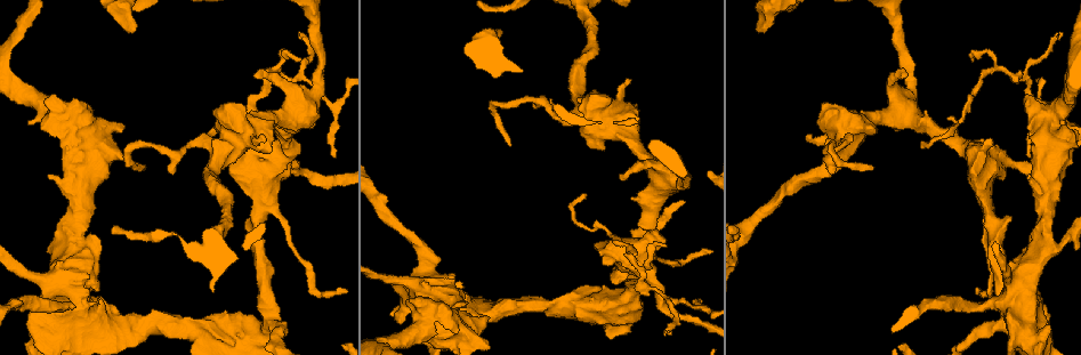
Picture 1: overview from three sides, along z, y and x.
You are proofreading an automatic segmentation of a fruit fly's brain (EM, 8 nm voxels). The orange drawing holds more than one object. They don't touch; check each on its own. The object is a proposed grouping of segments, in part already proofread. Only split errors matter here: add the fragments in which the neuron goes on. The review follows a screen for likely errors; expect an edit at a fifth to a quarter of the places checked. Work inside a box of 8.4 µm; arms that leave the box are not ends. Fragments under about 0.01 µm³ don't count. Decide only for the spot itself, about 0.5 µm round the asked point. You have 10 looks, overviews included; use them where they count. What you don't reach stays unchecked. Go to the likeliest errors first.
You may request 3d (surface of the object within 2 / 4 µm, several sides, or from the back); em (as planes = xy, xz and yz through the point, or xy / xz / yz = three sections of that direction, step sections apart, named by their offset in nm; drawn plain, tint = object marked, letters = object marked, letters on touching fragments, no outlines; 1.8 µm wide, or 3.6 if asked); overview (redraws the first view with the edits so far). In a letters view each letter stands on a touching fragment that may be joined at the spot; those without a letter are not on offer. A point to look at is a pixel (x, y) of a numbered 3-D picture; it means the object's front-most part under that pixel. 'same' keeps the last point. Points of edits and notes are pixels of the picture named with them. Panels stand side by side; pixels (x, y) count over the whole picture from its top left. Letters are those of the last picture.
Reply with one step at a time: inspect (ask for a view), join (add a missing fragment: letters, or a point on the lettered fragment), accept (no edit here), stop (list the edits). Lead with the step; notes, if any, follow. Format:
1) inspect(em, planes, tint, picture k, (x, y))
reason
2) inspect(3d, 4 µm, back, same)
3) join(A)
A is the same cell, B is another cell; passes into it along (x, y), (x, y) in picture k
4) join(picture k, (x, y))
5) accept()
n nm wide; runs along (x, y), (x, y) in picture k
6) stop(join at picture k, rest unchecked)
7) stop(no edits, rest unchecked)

inspect(em, 3.6 µm, planes, letters, picture 1, (133, 30))
free end

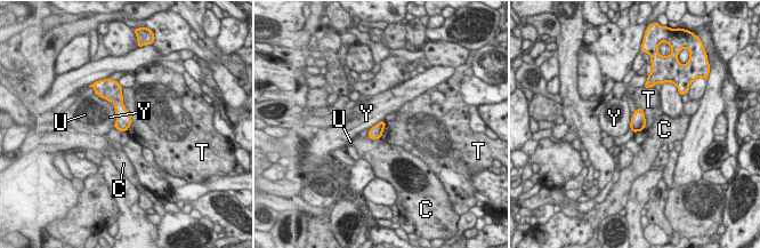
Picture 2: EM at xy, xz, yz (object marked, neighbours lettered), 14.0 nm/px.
accept()
C, T, U and Y are other cells; border along (121, 89), (131, 119), (127, 130) in picture 2; no lettered fragment goes on from it

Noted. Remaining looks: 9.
inspect(3d, 4 µm, back, picture 1, (213, 336))
sharp bend

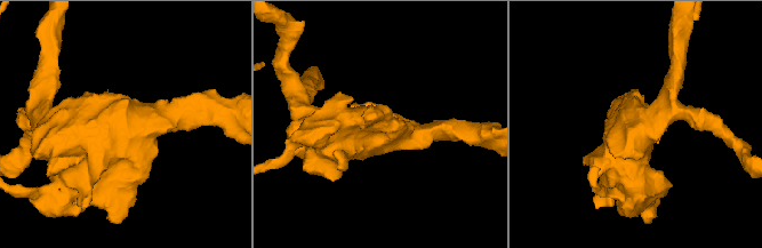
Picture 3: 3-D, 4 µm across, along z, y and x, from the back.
inspect(em, 3.6 µm, yz, step 4, tint, picture 3, (127, 129))
now the EM

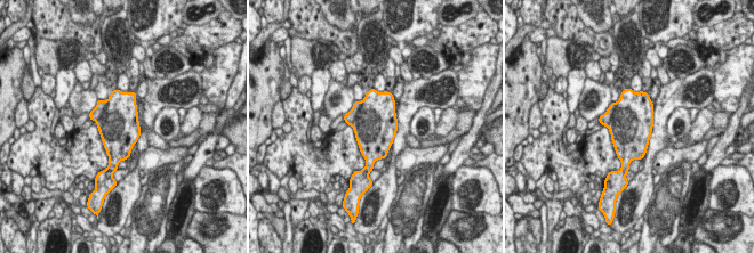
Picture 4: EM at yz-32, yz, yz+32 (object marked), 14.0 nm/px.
inspect(em, 3.6 µm, yz, step 4, letters, same)

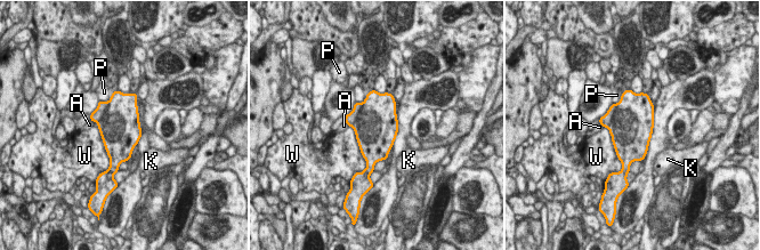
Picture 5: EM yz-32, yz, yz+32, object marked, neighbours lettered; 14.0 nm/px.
accept()
600 nm wide; A, K, P and W are other cells; border along (352, 126), (361, 155), (366, 166) in picture 5; no lettered fragment goes on from it

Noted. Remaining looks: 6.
inspect(3d, 2 µm, back, picture 1, (1030, 174))
an open end

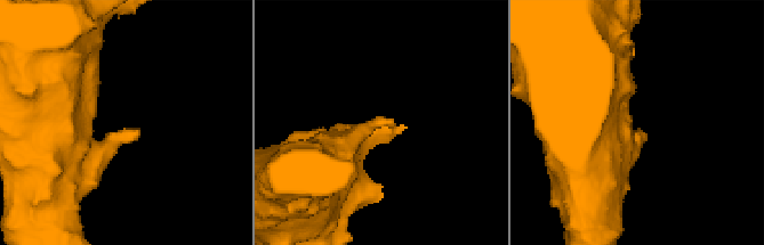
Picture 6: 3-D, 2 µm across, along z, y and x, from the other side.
inspect(em, planes, letters, picture 6, (133, 134))

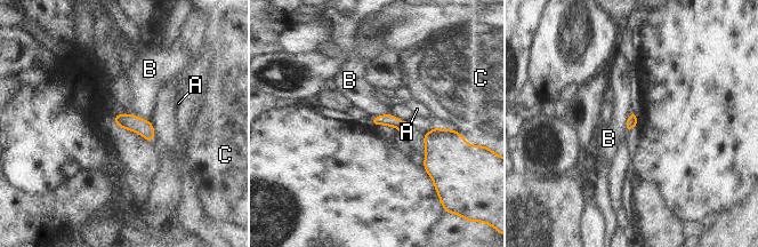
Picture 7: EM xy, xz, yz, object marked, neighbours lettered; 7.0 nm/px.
accept()
A, B and C are other cells; border along (127, 112), (146, 119) in picture 7; none of them fits

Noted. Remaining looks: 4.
inspect(em, planes, letters, picture 1, (700, 299))
free end

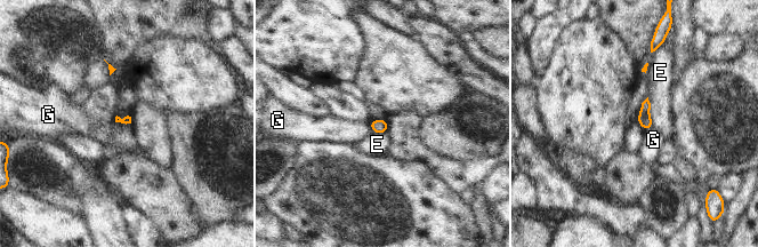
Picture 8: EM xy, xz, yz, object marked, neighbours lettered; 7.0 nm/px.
accept()
E and G are other cells; border along (368, 124), (373, 132) in picture 8; no lettered fragment goes on from it

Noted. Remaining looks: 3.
stop(no edits, rest unchecked)

